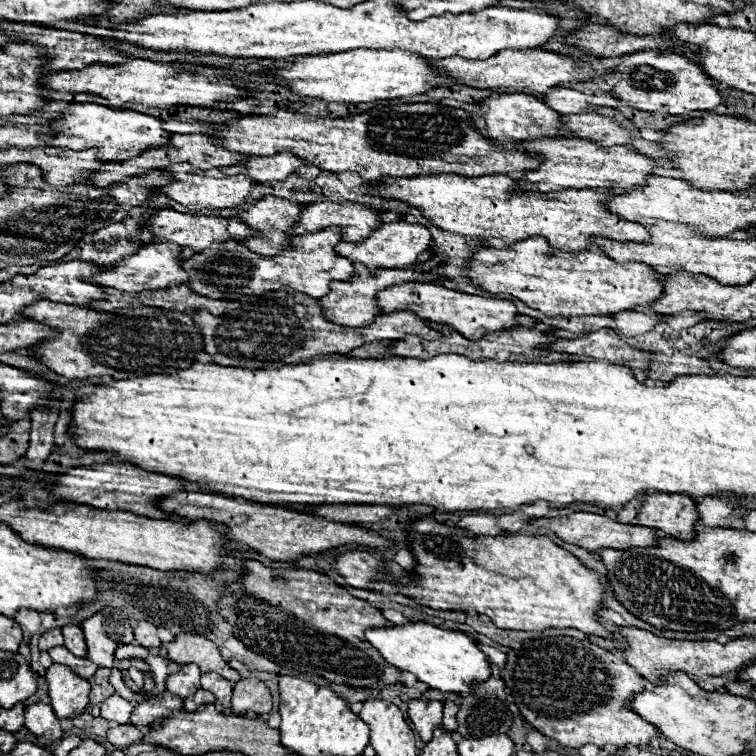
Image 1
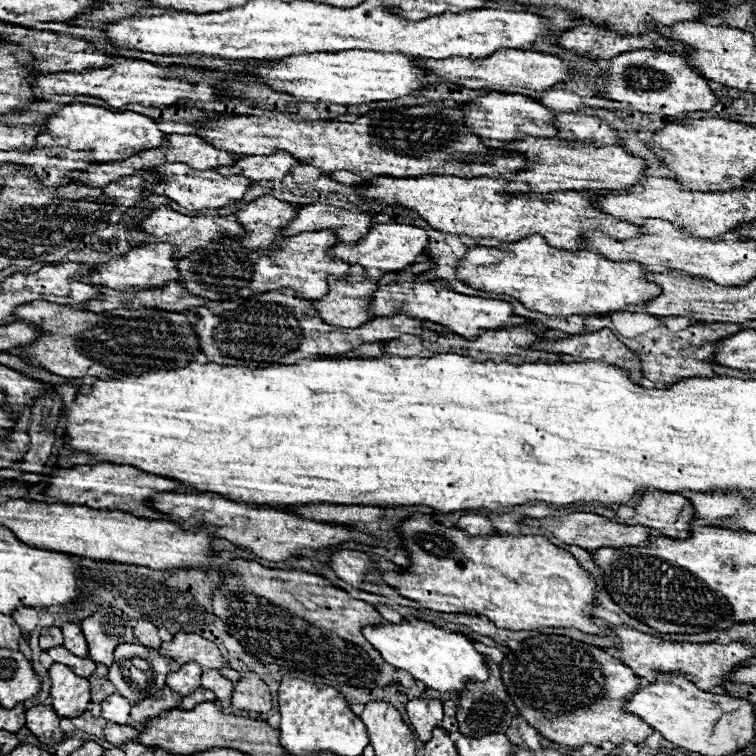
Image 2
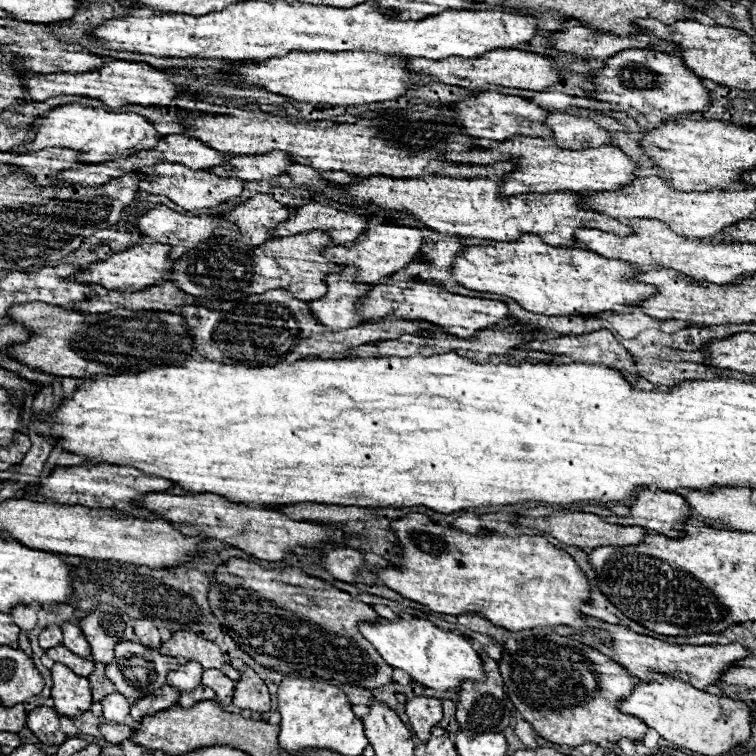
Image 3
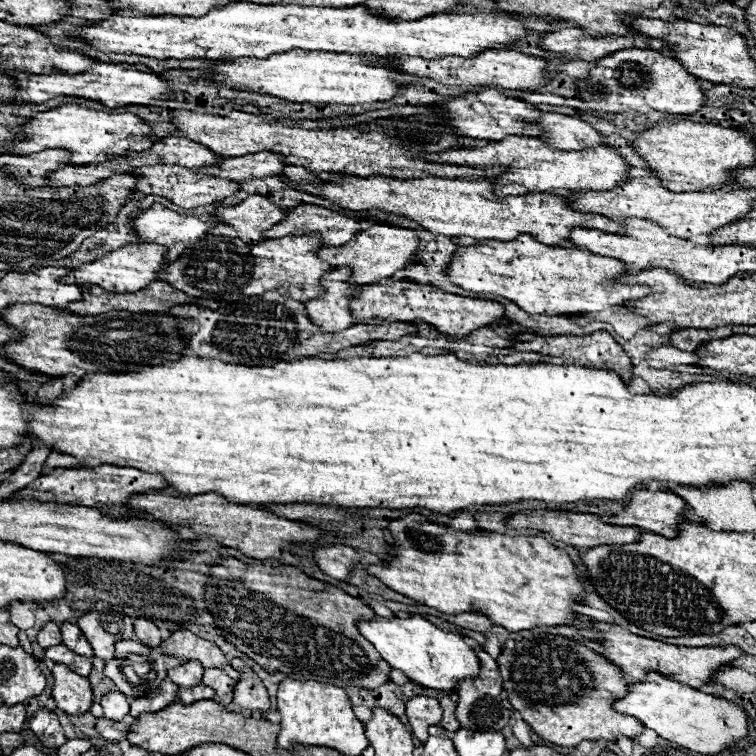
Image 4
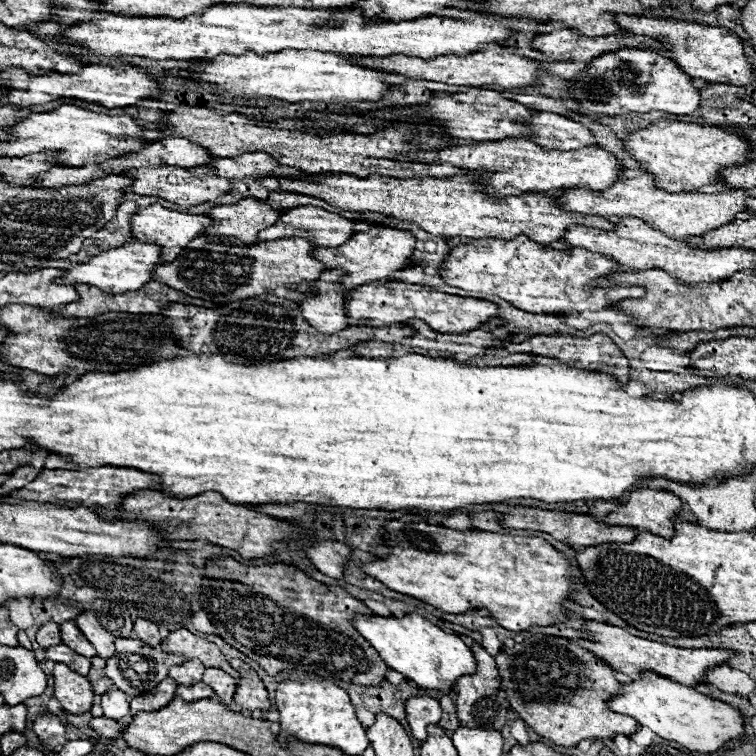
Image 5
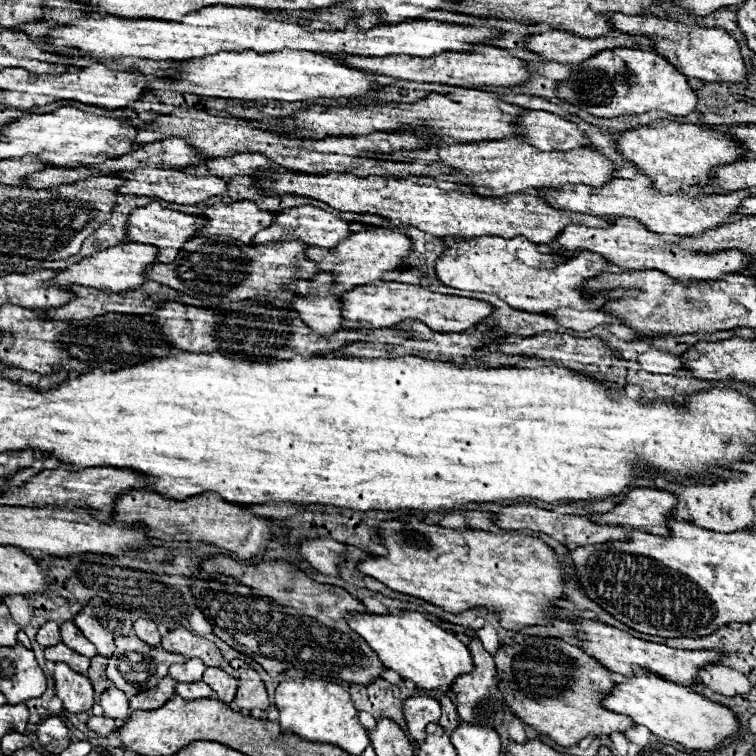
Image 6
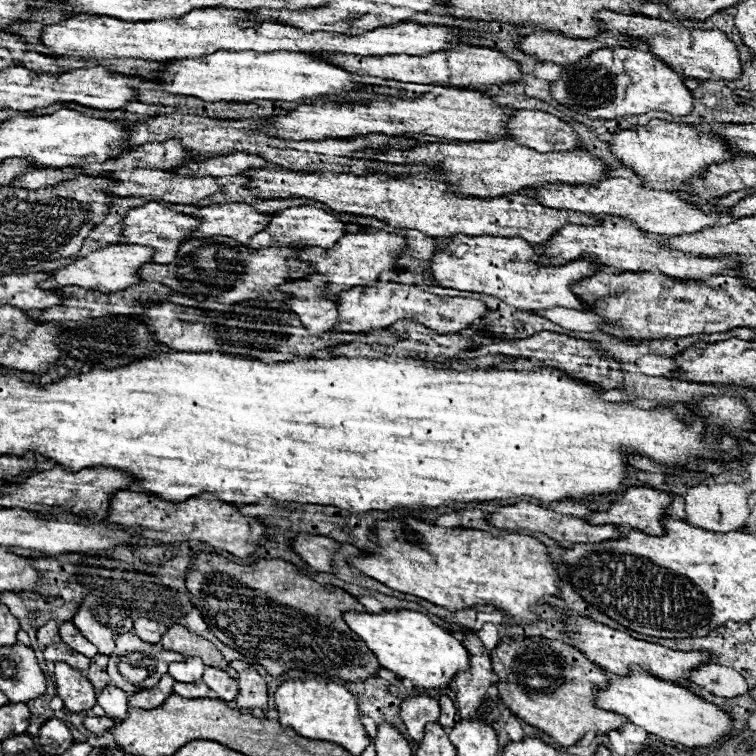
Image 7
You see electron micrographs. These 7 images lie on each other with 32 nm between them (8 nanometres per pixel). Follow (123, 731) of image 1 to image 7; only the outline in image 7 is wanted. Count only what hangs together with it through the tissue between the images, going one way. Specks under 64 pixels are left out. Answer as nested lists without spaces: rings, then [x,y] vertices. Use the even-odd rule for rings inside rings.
[[[86,716],[84,726],[86,726],[86,730],[90,730],[94,734],[106,734],[108,728],[114,726],[114,720],[110,720],[106,716]]]

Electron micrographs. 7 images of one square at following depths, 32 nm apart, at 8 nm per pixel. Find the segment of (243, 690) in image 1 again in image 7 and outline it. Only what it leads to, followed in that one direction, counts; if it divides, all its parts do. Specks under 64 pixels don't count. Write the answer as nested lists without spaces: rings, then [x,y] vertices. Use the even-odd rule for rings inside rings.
[[[232,662],[232,666],[240,672],[240,676],[238,676],[240,692],[236,698],[238,706],[264,710],[268,706],[268,694],[266,694],[266,682],[262,680],[262,676],[256,672],[254,666],[246,666],[242,662]]]

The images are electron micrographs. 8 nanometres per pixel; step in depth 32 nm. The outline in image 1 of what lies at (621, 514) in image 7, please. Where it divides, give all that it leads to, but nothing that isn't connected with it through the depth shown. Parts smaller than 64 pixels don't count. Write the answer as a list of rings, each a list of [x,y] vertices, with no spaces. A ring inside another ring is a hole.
[[[654,492],[644,496],[636,518],[630,524],[648,526],[664,532],[670,538],[692,540],[694,524],[698,522],[698,510],[688,496],[666,496]]]

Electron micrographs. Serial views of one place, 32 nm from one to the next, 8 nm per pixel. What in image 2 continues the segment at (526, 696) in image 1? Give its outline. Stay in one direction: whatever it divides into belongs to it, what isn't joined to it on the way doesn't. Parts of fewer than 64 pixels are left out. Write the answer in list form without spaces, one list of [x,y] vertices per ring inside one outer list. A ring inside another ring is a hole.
[[[540,634],[528,638],[520,650],[506,652],[500,670],[506,690],[520,714],[544,738],[556,744],[572,748],[584,744],[600,746],[602,742],[620,746],[624,740],[642,744],[652,732],[644,720],[622,710],[622,704],[642,686],[642,678],[596,646],[568,636]]]

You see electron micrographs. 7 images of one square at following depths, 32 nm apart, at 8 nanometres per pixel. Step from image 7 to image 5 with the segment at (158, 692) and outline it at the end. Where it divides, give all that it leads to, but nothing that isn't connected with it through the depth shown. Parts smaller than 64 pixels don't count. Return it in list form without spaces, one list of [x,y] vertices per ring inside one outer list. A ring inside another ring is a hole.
[[[166,678],[162,680],[154,690],[142,694],[142,696],[136,696],[130,700],[130,714],[136,714],[140,710],[144,712],[154,712],[154,710],[160,710],[164,708],[172,698],[176,696],[176,684],[174,680]]]

